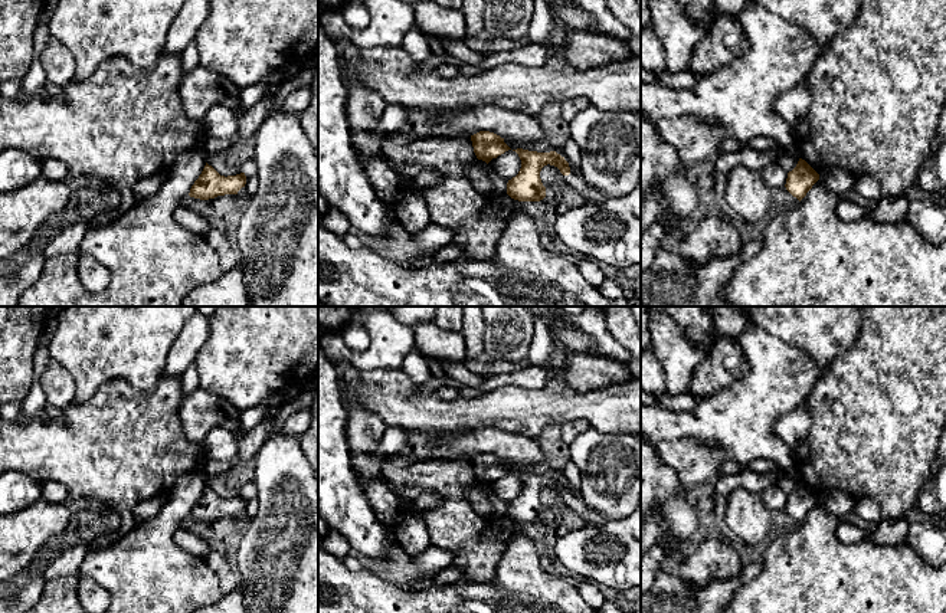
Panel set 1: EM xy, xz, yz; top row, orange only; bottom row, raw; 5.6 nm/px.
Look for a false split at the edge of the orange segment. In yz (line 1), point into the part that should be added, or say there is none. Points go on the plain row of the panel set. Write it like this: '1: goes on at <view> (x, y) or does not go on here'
1: does not go on here

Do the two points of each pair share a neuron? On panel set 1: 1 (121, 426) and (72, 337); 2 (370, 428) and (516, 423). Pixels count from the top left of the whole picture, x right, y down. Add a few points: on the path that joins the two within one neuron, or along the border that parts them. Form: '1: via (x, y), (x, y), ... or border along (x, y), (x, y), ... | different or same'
1: border along (133, 386), (108, 379), (87, 400), (74, 402) | different
2: border along (359, 406), (375, 413), (388, 426) | different

